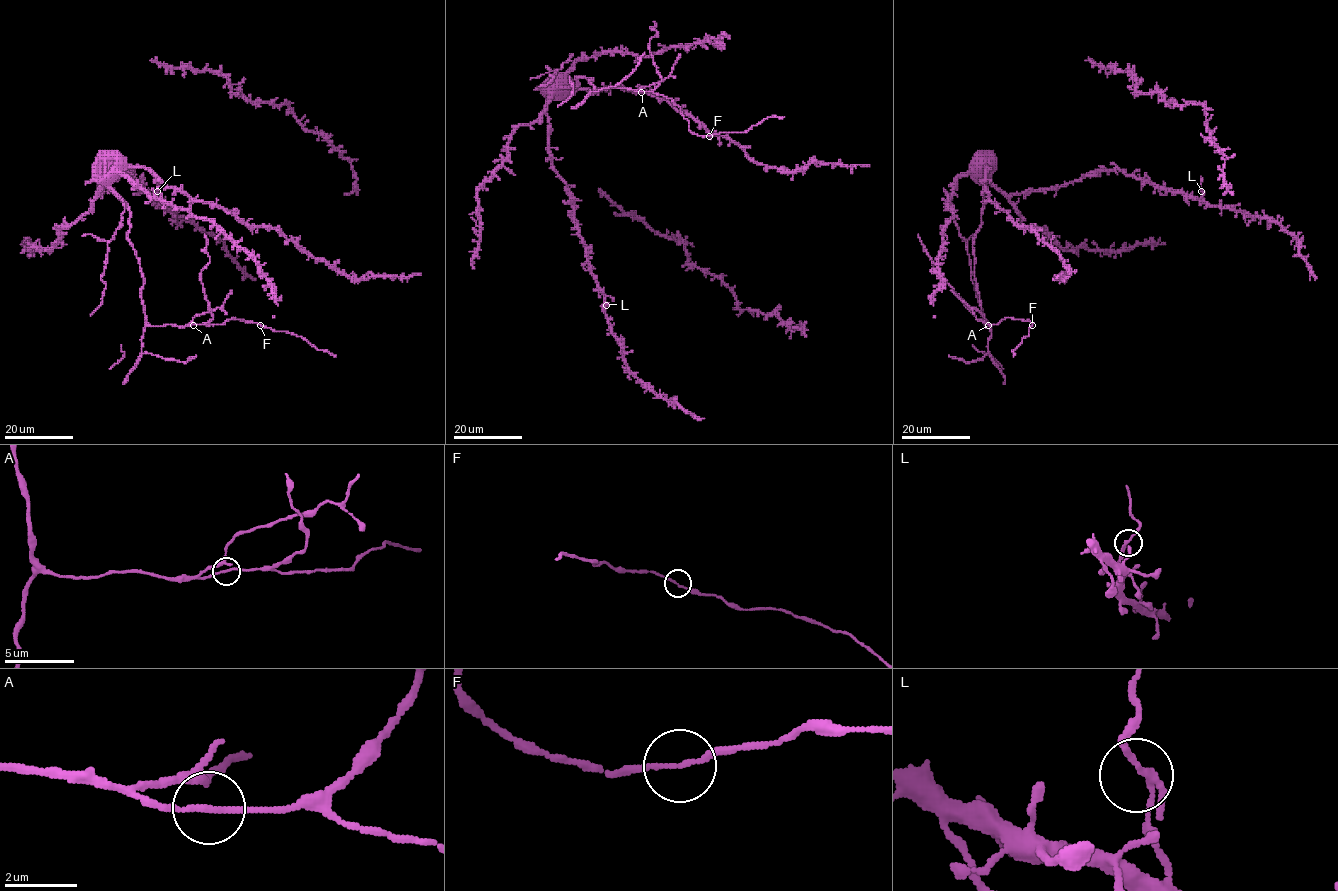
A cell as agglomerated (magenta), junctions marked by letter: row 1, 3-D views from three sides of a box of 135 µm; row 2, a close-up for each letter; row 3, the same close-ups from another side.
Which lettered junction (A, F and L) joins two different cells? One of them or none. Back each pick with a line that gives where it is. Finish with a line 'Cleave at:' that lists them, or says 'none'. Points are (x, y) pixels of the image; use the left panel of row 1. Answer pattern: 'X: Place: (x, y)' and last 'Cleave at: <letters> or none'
Cleave at: none

